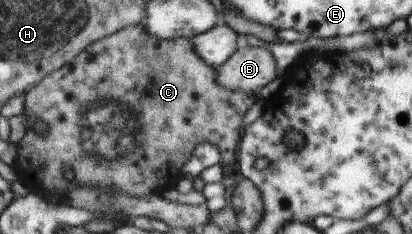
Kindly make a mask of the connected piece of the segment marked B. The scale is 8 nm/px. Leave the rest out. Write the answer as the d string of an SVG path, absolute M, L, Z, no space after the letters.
M265 46L239 49L216 69L216 81L232 91L252 94L277 79L277 60Z

